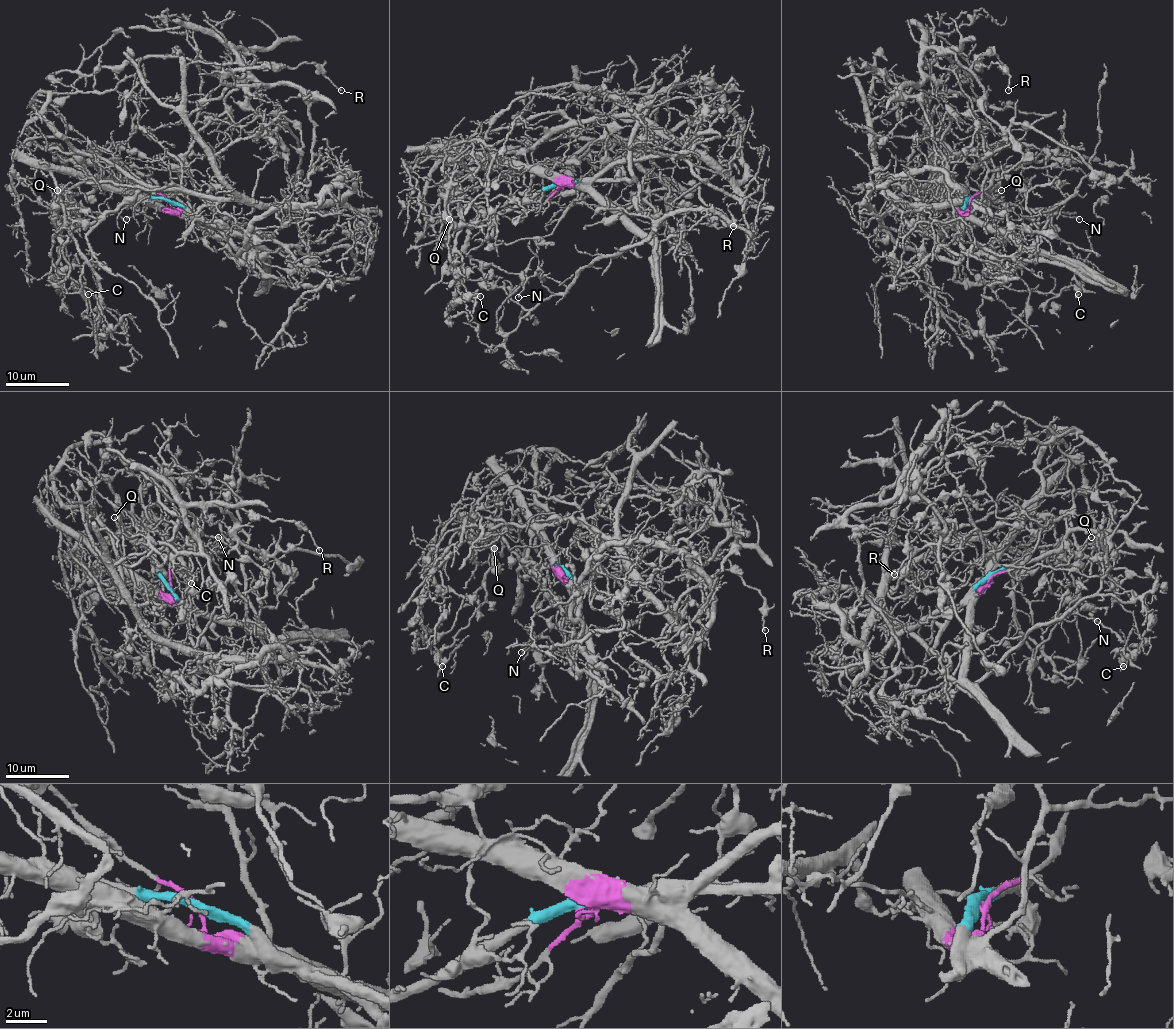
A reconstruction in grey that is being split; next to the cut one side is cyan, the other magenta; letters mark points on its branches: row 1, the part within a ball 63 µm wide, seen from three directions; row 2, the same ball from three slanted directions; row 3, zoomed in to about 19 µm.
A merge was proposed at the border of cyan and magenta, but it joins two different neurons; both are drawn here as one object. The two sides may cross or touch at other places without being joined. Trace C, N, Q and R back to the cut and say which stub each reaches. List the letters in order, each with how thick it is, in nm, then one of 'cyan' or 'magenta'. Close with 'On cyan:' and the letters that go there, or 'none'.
C: 200 nm | cyan
N: 120 nm | cyan
Q: 110 nm | cyan
R: 150 nm | magenta
On cyan: C, N, Q

